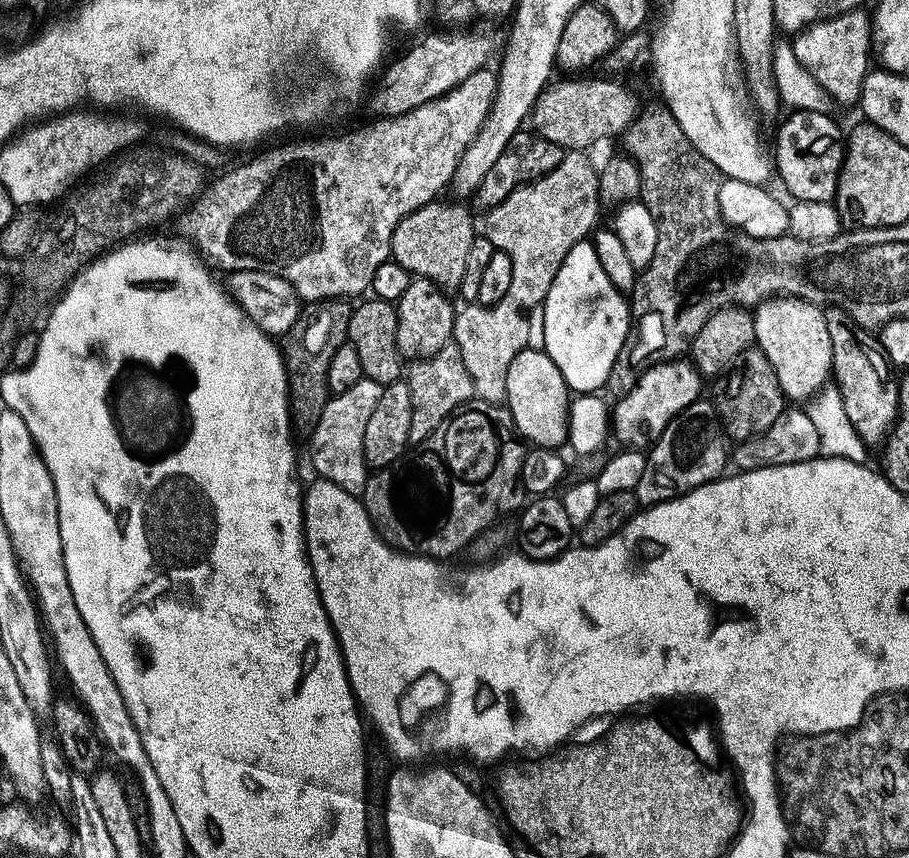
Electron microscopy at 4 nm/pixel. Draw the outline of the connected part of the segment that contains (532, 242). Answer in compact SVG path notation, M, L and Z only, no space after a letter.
M569 151L558 166L558 170L546 174L532 184L527 184L525 188L514 190L514 194L510 194L506 202L502 202L487 213L488 221L482 224L483 231L496 250L502 254L510 254L510 262L514 262L514 279L506 298L502 298L498 306L493 308L464 306L457 311L454 342L458 350L462 350L466 370L470 370L470 378L476 387L476 396L487 404L503 405L507 401L506 378L510 374L514 358L518 358L518 354L529 348L530 322L533 314L543 309L550 294L550 286L554 286L554 278L558 278L562 262L566 262L566 254L570 254L574 246L585 243L597 231L596 223L600 220L600 208L602 209L600 173L597 165L592 165L592 160L588 156L590 155L587 151Z

